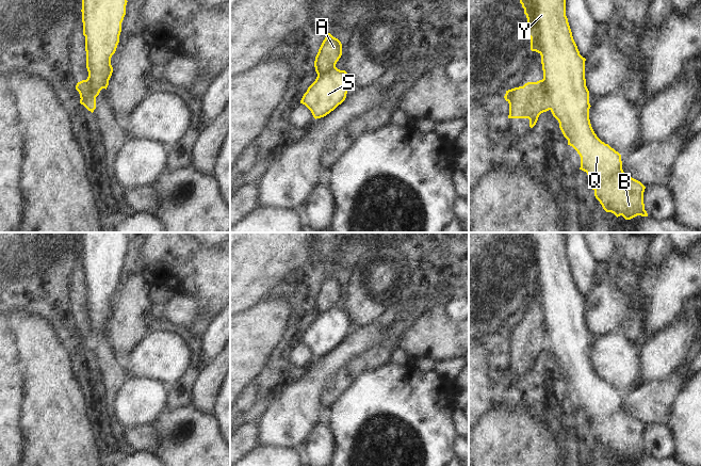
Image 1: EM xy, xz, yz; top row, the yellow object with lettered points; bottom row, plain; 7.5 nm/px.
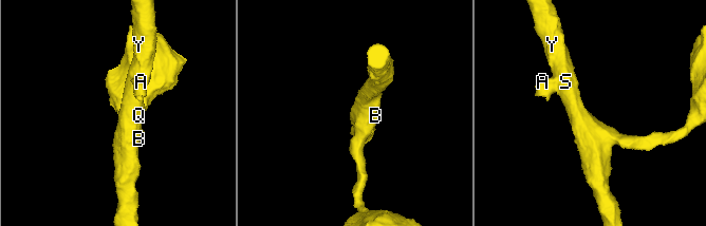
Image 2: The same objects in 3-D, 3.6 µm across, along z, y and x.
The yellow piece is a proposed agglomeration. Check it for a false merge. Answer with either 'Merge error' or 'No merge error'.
Merge error

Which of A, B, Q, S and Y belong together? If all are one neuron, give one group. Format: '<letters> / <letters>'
A / B Q S Y

